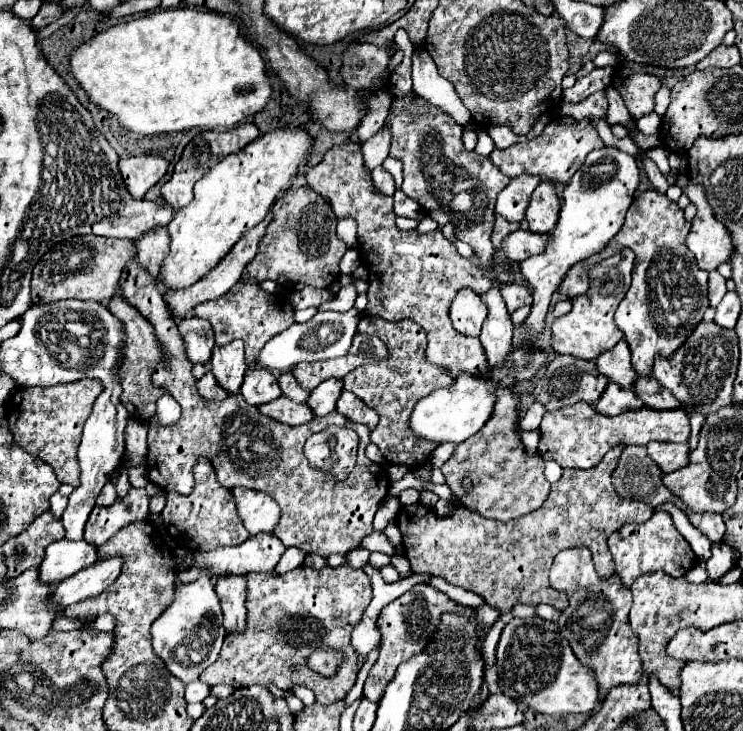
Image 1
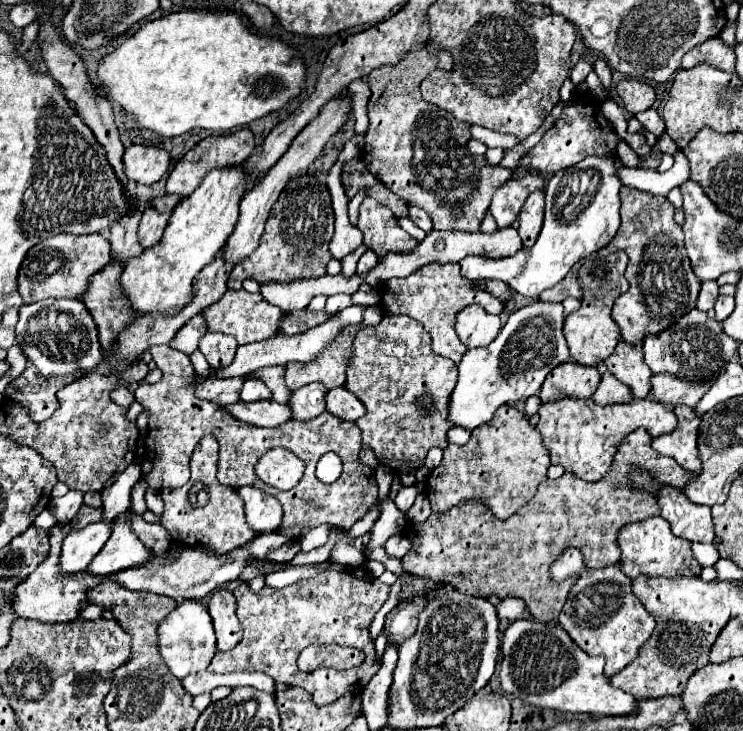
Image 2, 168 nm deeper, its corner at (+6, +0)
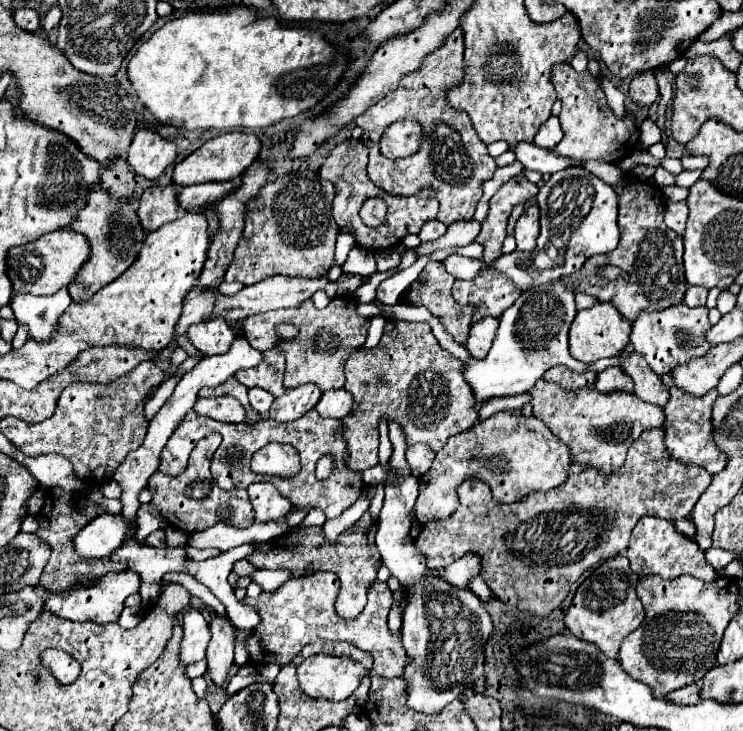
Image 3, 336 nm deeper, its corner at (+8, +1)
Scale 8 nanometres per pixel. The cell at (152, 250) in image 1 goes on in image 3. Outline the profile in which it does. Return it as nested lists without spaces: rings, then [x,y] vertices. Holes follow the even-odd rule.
[[[154,186],[148,188],[138,206],[138,218],[144,228],[144,232],[154,232],[162,224],[176,220],[178,216],[178,202],[176,202],[176,186]]]

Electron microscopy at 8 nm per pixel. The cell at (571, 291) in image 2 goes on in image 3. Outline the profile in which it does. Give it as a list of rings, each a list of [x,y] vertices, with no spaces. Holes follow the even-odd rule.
[[[626,174],[624,180],[614,188],[618,194],[618,228],[620,228],[620,242],[616,250],[602,256],[592,256],[584,262],[584,266],[562,278],[560,282],[574,292],[590,294],[598,300],[614,304],[614,308],[626,318],[634,322],[640,312],[660,312],[668,306],[674,306],[684,300],[688,290],[684,278],[684,264],[682,264],[682,238],[664,224],[664,198],[660,188],[646,184],[632,174]],[[604,264],[612,264],[622,268],[628,274],[628,282],[616,280],[610,282],[606,278],[598,278],[596,270]]]

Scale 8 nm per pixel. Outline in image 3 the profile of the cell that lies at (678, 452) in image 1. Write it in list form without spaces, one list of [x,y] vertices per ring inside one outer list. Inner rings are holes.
[[[670,388],[670,400],[664,406],[664,414],[666,414],[664,444],[670,456],[684,464],[698,464],[710,474],[718,474],[726,462],[724,454],[714,446],[714,440],[710,438],[710,412],[716,398],[718,398],[716,390],[710,390],[702,398],[690,398],[686,392],[678,388]]]

